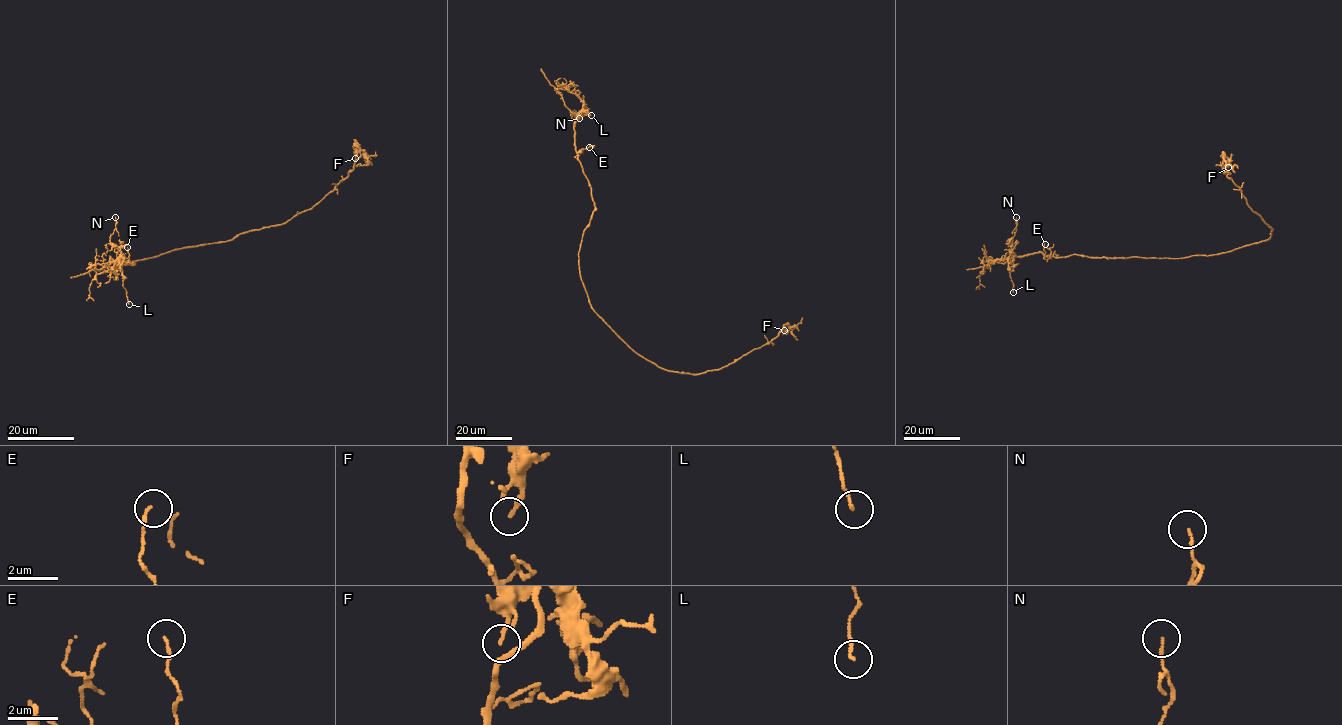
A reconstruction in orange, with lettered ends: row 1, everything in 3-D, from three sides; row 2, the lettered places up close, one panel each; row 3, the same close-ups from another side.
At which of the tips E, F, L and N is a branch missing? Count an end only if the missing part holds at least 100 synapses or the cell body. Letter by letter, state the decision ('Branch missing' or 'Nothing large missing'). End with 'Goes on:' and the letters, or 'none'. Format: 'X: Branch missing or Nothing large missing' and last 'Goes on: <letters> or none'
E: Nothing large missing
F: Nothing large missing
L: Nothing large missing
N: Nothing large missing
Goes on: none

